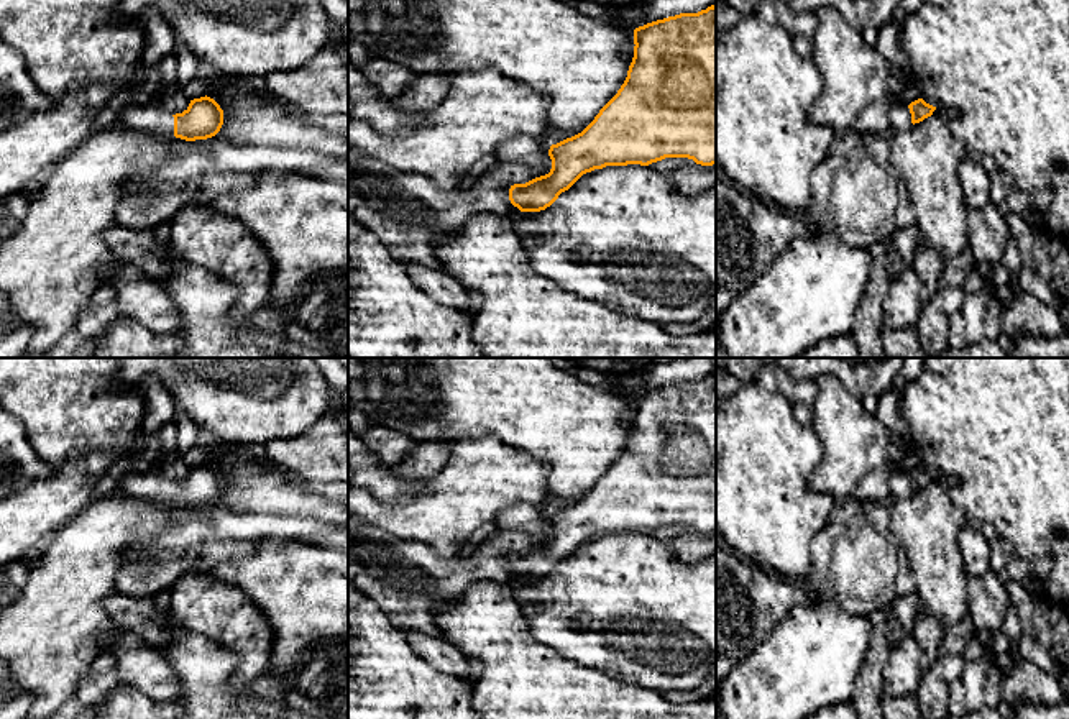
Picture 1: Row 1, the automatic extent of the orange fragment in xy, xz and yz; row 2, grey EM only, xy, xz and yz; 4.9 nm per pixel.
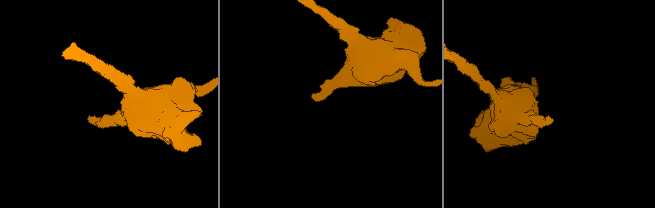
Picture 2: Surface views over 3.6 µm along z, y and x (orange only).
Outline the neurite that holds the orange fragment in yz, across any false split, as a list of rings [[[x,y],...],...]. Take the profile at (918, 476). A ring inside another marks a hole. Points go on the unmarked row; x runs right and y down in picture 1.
[[[923,466],[910,473],[892,469],[888,474],[890,499],[906,499],[911,492],[931,484],[934,478],[936,474],[926,471]]]

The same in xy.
[[[207,463],[190,468],[189,474],[176,483],[163,479],[154,469],[149,469],[125,476],[118,491],[136,499],[195,509],[212,506],[220,499],[223,478]]]

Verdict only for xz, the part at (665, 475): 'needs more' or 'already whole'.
needs more

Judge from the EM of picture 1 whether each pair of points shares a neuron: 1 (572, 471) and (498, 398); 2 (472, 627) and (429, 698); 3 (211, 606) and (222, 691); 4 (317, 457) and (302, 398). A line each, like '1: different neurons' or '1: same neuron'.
1: same neuron
2: different neurons
3: different neurons
4: different neurons

